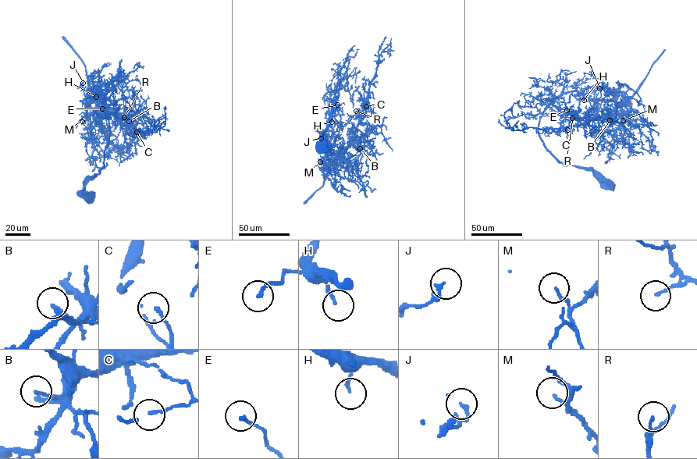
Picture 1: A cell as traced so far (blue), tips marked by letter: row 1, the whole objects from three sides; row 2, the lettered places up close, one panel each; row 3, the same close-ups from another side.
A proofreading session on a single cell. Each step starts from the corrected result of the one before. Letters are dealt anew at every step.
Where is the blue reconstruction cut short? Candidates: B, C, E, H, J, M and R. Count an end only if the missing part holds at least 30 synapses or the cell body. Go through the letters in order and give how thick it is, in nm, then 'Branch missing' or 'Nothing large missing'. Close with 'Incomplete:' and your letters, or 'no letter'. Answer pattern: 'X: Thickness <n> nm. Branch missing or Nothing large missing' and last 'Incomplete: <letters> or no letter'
B: Thickness 150 nm. Nothing large missing
C: Thickness 140 nm. Nothing large missing
E: Thickness 150 nm. Nothing large missing
H: Thickness 120 nm. Nothing large missing
J: Thickness 170 nm. Nothing large missing
M: Thickness 130 nm. Nothing large missing
R: Thickness 130 nm. Nothing large missing
Incomplete: no letter

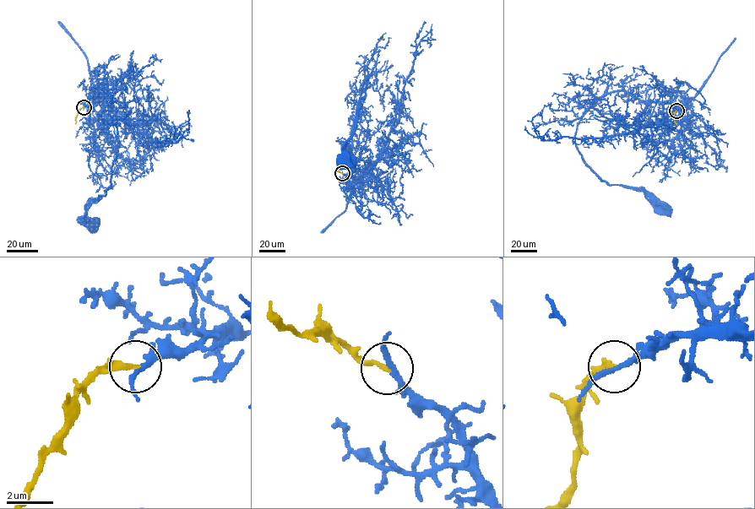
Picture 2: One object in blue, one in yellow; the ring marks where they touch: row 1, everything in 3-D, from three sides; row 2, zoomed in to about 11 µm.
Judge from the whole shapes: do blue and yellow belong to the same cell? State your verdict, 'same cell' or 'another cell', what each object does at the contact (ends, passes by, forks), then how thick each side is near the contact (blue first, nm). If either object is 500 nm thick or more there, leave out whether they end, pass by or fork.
same cell; blue passes by; yellow ends; calibres 200 and 220 nm

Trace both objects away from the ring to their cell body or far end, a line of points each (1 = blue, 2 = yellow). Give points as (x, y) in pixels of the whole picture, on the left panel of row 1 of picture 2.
1: (84, 108), (97, 98), (102, 100), (95, 95), (99, 84), (118, 138), (111, 185), (88, 206), (88, 223)
2: (84, 107), (75, 117), (76, 123)

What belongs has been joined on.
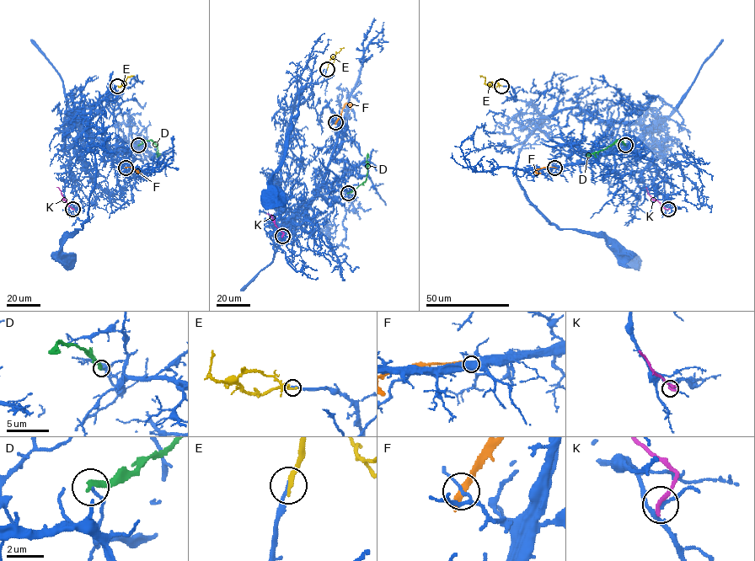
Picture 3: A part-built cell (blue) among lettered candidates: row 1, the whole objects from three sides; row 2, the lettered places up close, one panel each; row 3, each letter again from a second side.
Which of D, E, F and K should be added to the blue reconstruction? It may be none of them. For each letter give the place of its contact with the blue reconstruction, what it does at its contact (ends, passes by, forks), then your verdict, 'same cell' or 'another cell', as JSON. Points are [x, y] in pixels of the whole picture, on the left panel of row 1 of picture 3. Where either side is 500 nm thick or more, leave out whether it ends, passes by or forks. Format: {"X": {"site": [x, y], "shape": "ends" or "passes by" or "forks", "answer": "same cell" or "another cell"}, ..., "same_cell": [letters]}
{"D": {"site": [138, 145], "shape": "ends", "answer": "another cell"}, "E": {"site": [117, 86], "shape": "ends", "answer": "same cell"}, "F": {"site": [125, 168], "shape": "ends", "answer": "another cell"}, "K": {"site": [72, 209], "shape": "ends", "answer": "another cell"}, "same_cell": ["E"]}

